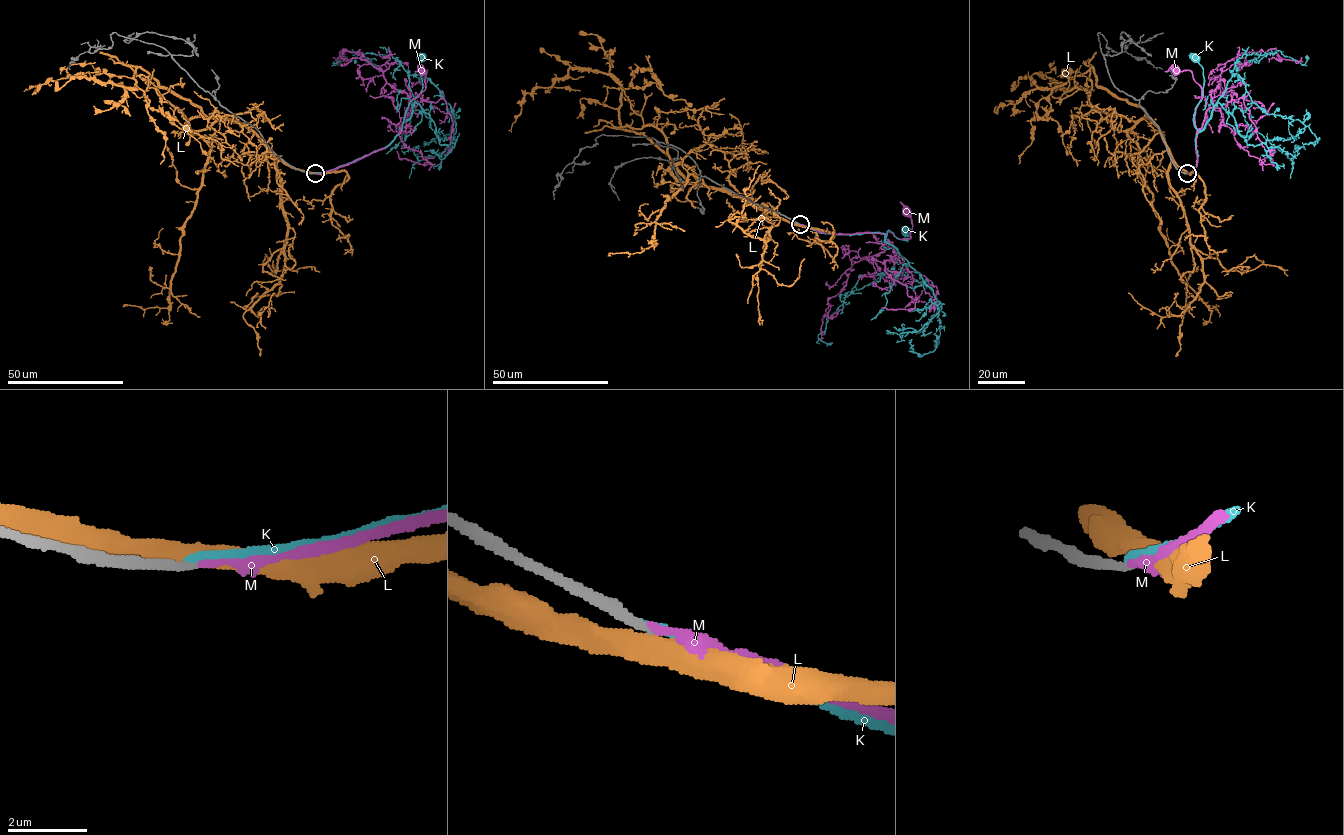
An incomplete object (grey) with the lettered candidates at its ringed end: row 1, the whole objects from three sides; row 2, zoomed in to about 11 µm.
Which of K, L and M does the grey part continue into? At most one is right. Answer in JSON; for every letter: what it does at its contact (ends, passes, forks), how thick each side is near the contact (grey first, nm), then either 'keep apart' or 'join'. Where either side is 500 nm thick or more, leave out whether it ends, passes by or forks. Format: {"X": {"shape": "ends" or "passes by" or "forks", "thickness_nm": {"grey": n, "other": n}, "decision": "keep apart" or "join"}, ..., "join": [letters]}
{"K": {"shape": "ends", "thickness_nm": {"grey": 240, "other": 200}, "decision": "keep apart"}, "L": {"thickness_nm": {"grey": 220, "other": 500}, "decision": "keep apart"}, "M": {"shape": "ends", "thickness_nm": {"grey": 200, "other": 200}, "decision": "join"}, "join": ["M"]}

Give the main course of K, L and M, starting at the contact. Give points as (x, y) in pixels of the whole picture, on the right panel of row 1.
K: (1187, 173), (1197, 165), (1195, 135), (1200, 130), (1193, 119), (1203, 88), (1203, 68), (1195, 57)
L: (1187, 173), (1147, 115), (1099, 87), (1092, 67), (1050, 88), (1031, 77), (1093, 91)
M: (1187, 173), (1197, 164), (1194, 115), (1202, 98), (1201, 89), (1190, 70), (1174, 70)

